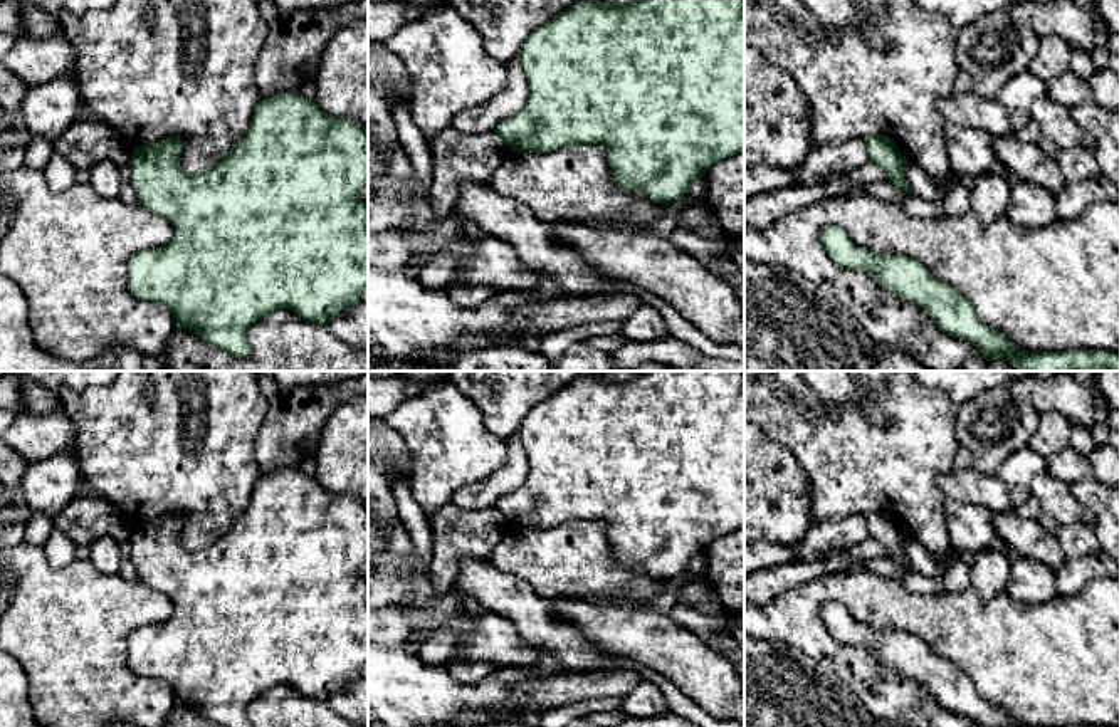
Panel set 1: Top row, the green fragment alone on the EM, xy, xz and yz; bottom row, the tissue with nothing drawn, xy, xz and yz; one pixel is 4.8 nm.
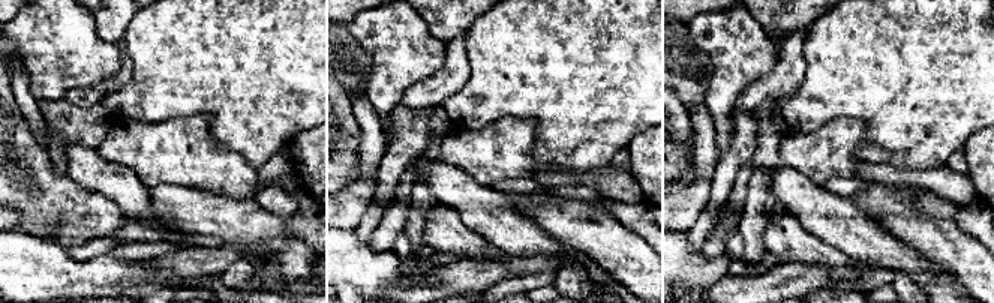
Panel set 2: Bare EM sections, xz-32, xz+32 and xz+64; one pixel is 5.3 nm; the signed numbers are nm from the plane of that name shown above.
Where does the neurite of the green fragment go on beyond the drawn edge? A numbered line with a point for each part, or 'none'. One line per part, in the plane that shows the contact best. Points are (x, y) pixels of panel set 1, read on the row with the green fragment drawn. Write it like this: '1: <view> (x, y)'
none

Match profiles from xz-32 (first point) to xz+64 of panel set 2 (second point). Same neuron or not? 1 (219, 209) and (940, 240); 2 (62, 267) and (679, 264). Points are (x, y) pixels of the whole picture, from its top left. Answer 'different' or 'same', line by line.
1: same
2: same

